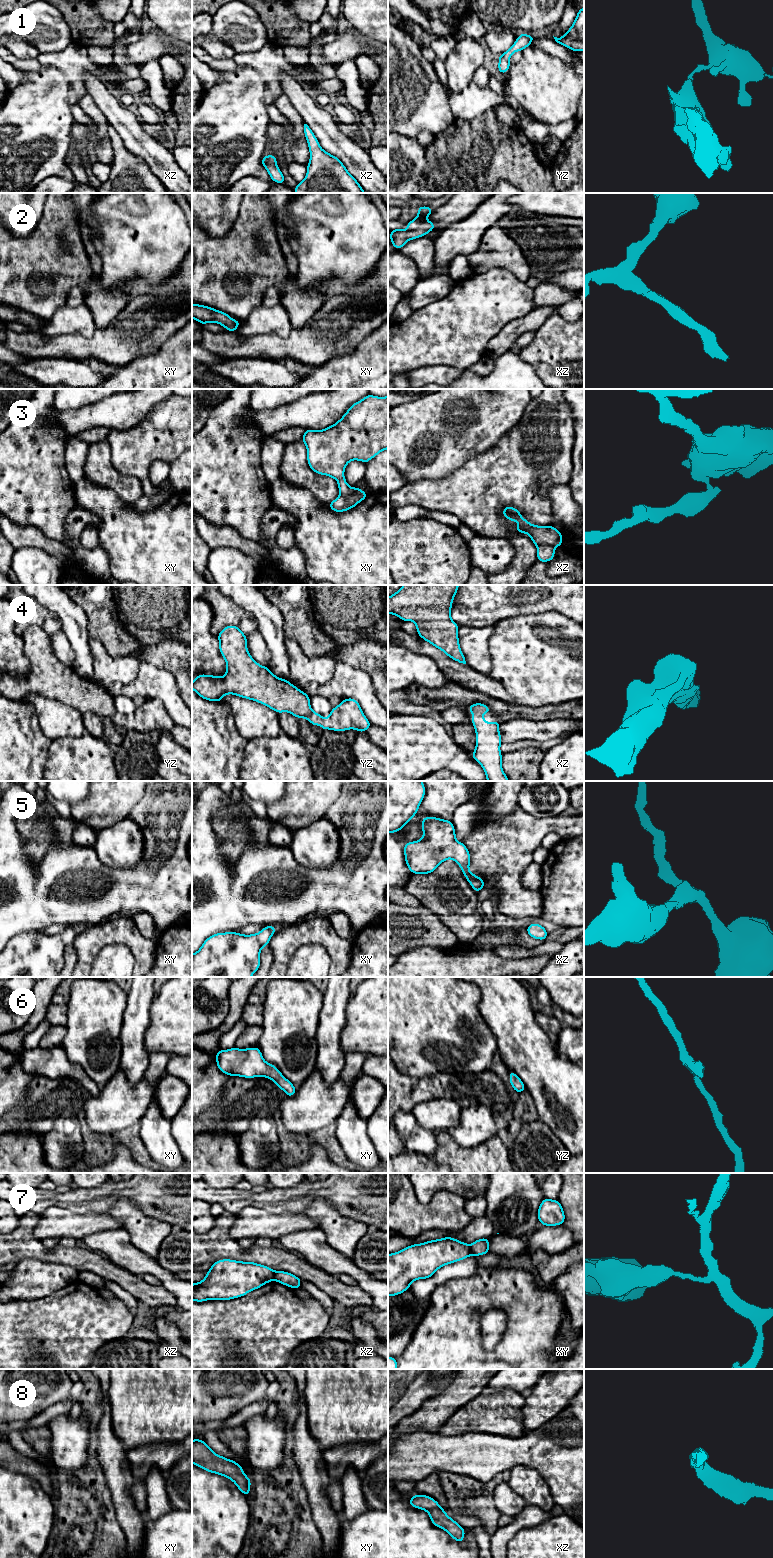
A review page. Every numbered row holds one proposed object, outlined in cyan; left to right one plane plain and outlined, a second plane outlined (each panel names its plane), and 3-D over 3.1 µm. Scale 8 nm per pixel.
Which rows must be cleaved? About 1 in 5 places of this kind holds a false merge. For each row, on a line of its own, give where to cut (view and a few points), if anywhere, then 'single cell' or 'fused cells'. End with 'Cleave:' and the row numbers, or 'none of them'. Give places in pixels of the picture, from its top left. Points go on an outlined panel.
1: cut none; single cell
2: cut none; single cell
3: cut xz (537, 545), (550, 544), (555, 547); fused cells
4: cut none; single cell
5: cut none; single cell
6: cut none; single cell
7: cut xy (469, 1245), (472, 1254); fused cells
8: cut none; single cell
Cleave: 3, 7

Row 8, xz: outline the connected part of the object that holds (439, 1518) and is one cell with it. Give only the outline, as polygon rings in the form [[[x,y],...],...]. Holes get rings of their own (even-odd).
[[[414,1494],[409,1499],[409,1504],[426,1511],[433,1525],[448,1532],[455,1541],[464,1542],[465,1529],[449,1517],[436,1500],[427,1495]]]

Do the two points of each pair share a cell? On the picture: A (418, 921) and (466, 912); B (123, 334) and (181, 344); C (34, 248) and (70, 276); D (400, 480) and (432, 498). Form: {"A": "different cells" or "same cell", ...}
{"A": "different cells", "B": "different cells", "C": "same cell", "D": "different cells"}

